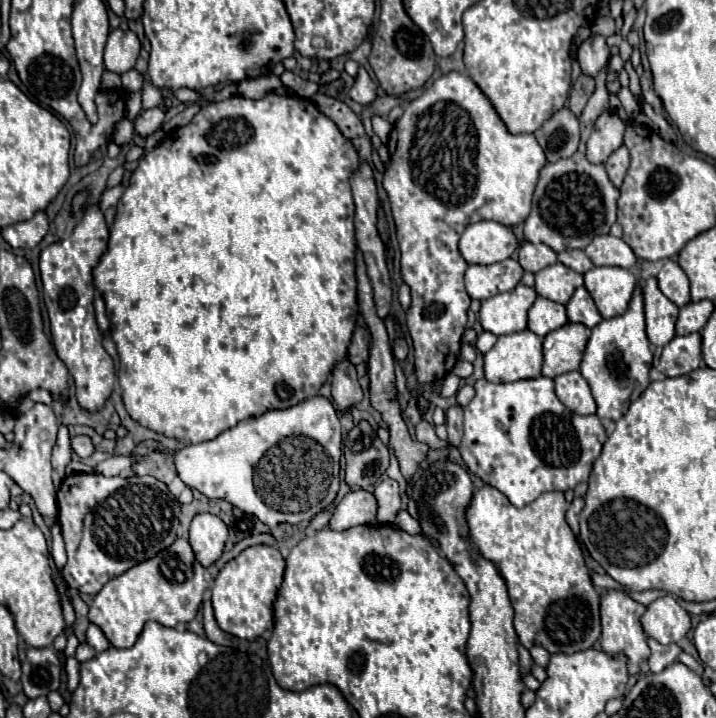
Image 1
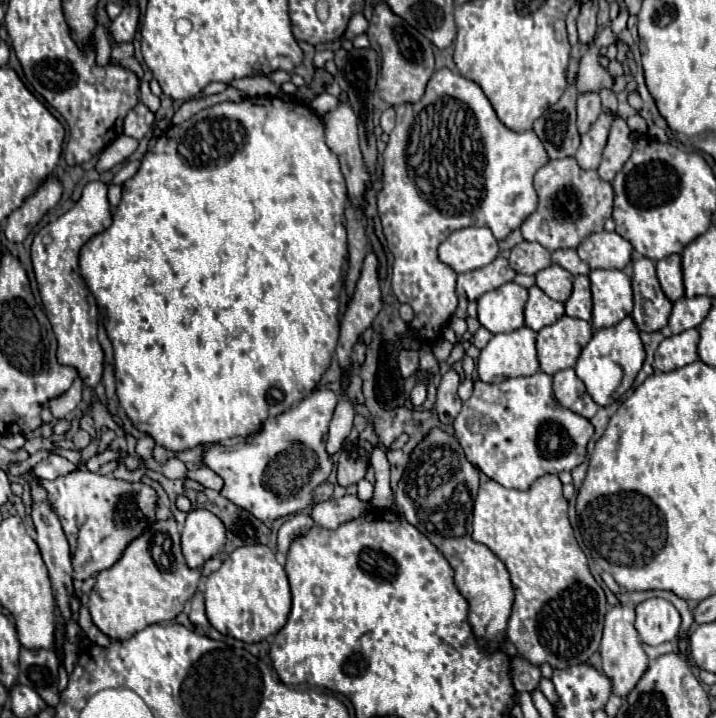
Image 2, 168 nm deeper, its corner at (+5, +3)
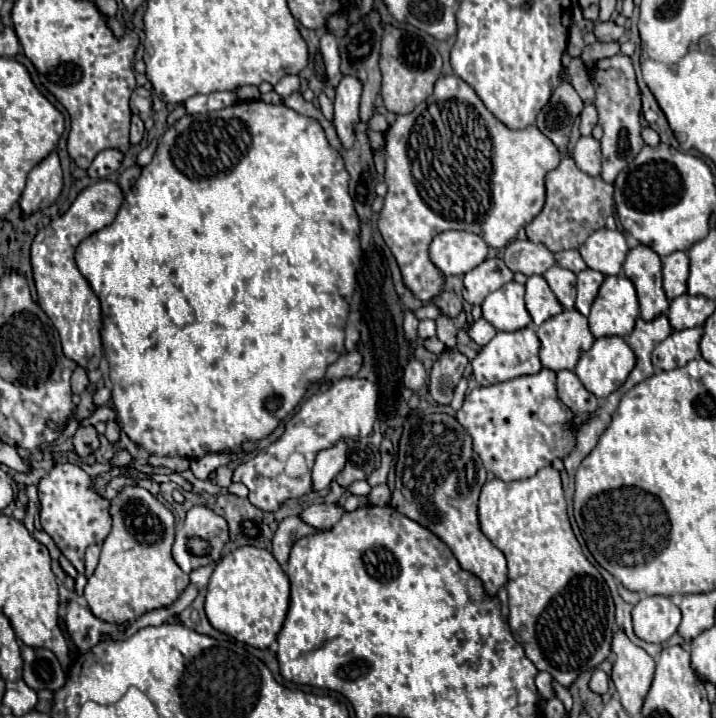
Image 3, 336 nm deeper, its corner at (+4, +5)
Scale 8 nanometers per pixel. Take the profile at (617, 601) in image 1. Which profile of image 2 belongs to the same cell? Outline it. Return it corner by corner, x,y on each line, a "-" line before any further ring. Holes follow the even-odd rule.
618,605
612,607
606,613
606,623
604,623
604,635
602,635
602,645
600,645
600,655
602,655
602,665
604,665
604,675
612,681
612,693
626,699
630,691
636,687
640,677
648,669
648,659
642,649
642,643
638,639
638,633
634,629
634,609
628,605

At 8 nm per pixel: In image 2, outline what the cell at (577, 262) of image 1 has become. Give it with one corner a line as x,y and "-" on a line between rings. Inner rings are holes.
558,249
558,251
554,251
554,253
552,253
552,263
564,267
564,269
570,271
572,275
582,275
582,273
588,273
588,271
590,271
588,263
584,263
584,261
578,257
576,249

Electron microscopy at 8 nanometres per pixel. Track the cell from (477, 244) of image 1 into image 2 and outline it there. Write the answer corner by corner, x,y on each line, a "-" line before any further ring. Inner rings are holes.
466,227
454,231
438,247
438,259
456,273
476,271
498,255
498,241
488,227

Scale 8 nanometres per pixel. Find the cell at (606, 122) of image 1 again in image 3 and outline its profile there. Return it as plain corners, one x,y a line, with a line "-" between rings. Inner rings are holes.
581,137
575,145
573,159
577,167
587,175
599,175
601,173
601,143
595,137

